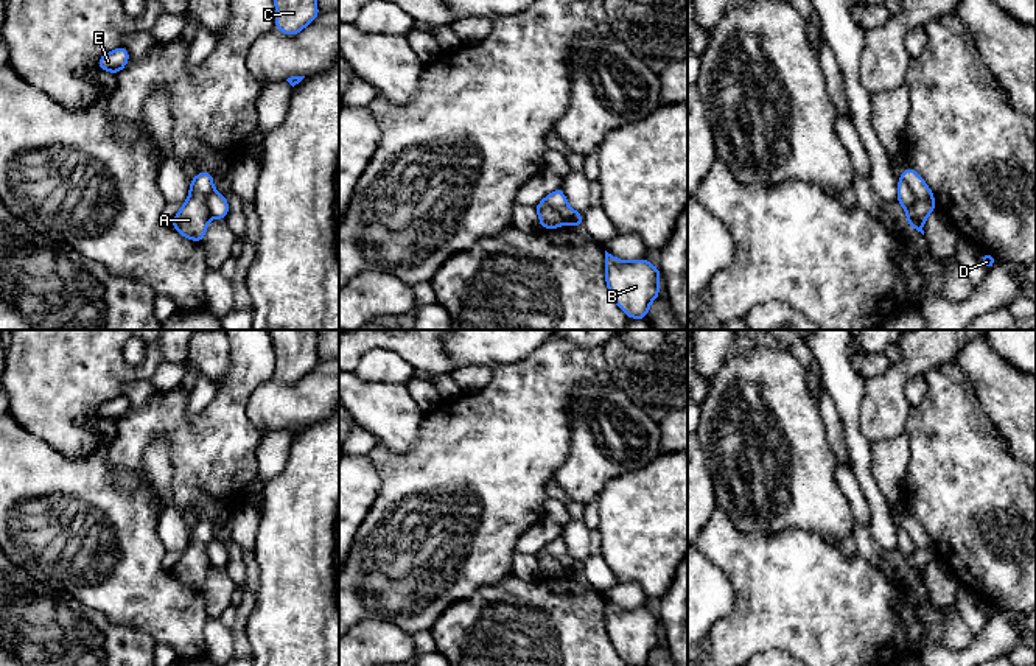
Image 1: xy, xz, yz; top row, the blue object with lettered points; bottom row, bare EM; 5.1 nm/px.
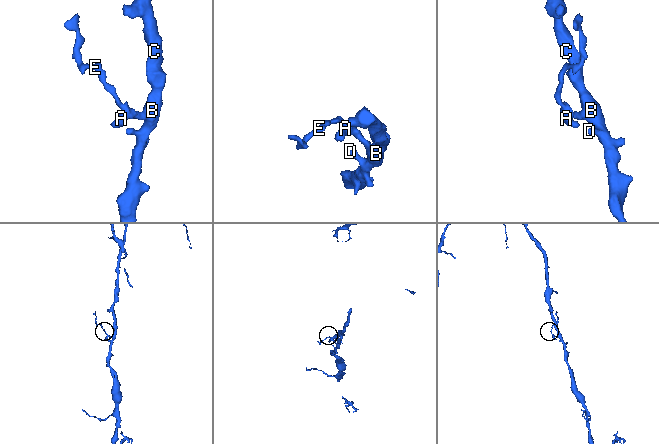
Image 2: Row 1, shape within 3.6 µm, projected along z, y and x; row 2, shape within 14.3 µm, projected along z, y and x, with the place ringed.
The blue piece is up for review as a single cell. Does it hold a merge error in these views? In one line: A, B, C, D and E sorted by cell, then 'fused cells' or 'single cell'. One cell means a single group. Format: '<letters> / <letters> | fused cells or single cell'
A / B C D E | fused cells

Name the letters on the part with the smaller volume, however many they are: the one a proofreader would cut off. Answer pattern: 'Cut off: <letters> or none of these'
Cut off: A

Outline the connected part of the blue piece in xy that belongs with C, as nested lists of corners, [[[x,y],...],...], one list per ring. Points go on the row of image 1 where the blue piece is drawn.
[[[274,0],[275,28],[292,36],[308,26],[317,16],[316,0]]]

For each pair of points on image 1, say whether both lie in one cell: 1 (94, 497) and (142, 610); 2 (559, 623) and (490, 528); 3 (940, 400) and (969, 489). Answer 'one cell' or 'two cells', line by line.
1: one cell
2: two cells
3: one cell

